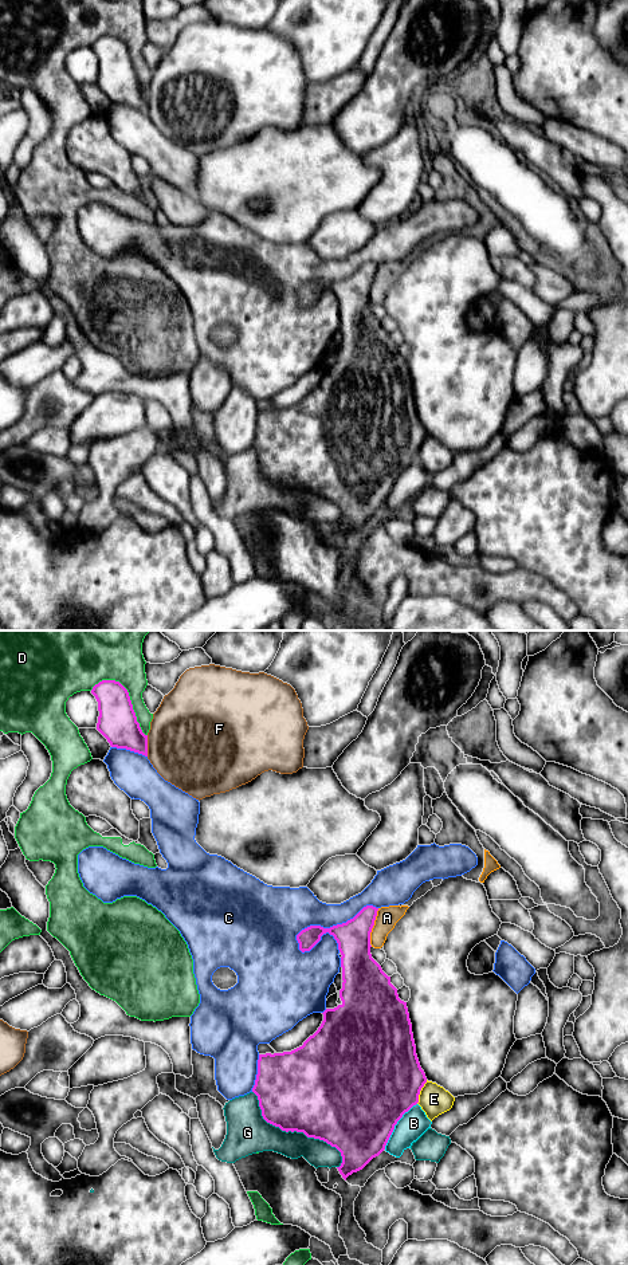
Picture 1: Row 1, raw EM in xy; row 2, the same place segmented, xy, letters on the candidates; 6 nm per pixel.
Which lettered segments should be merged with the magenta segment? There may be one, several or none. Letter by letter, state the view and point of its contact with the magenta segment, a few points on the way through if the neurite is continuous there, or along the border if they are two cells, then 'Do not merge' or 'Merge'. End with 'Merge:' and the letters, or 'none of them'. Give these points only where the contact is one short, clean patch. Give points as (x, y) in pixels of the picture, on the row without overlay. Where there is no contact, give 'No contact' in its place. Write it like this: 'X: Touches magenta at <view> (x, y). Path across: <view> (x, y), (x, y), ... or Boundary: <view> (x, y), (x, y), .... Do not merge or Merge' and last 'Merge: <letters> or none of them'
A: Touches magenta at xy (373, 281). Do not merge
B: Touches magenta at xy (395, 480). Do not merge
C: Touches magenta at xy (330, 283). Do not merge
D: Touches magenta at xy (128, 51). Do not merge
E: Touches magenta at xy (419, 448). Do not merge
F: Touches magenta at xy (146, 102). Do not merge
G: Touches magenta at xy (294, 486). Do not merge
Merge: none of them

